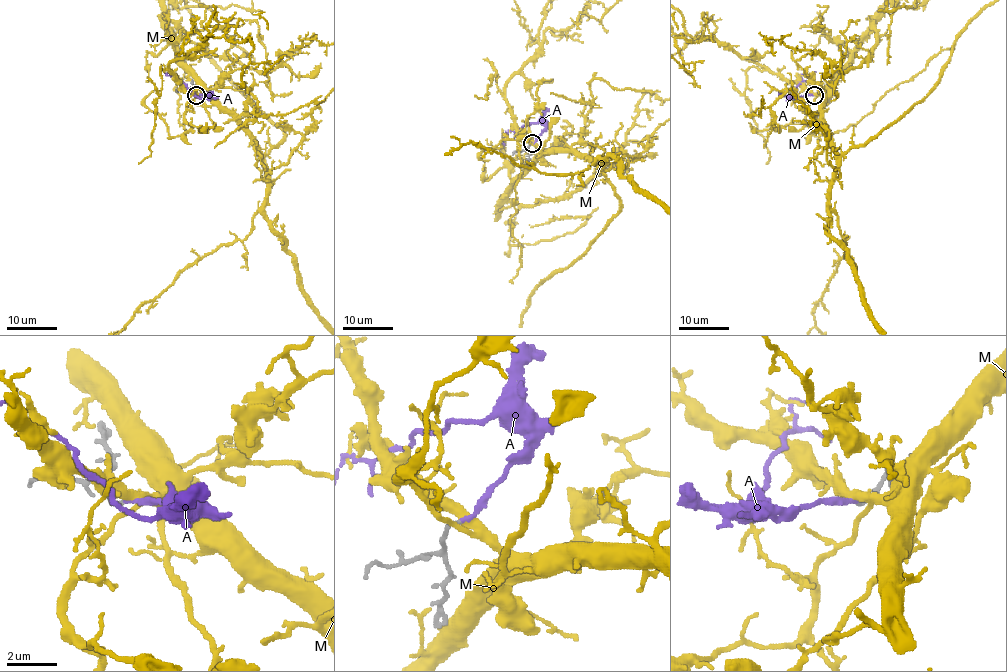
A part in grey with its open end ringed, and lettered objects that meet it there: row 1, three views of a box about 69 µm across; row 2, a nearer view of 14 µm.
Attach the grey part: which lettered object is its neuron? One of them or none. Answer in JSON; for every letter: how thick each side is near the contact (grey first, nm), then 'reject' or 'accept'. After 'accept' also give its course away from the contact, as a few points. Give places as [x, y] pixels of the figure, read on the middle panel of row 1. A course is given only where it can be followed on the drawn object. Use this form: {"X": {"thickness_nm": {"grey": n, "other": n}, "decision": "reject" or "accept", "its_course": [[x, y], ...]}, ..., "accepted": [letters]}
{"A": {"thickness_nm": {"grey": 160, "other": 180}, "decision": "accept", "its_course": [[531, 142], [545, 128], [539, 122], [510, 130], [503, 140], [504, 145]]}, "M": {"thickness_nm": {"grey": 160, "other": 340}, "decision": "reject"}, "accepted": ["A"]}

